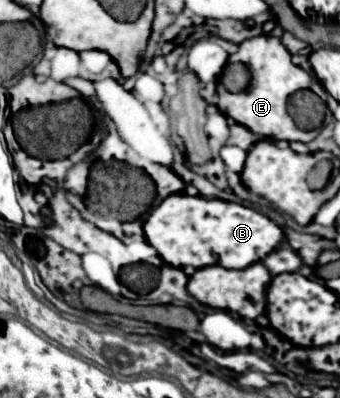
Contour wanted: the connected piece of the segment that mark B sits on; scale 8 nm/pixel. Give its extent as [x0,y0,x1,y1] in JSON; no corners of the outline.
[143,194,283,270]

